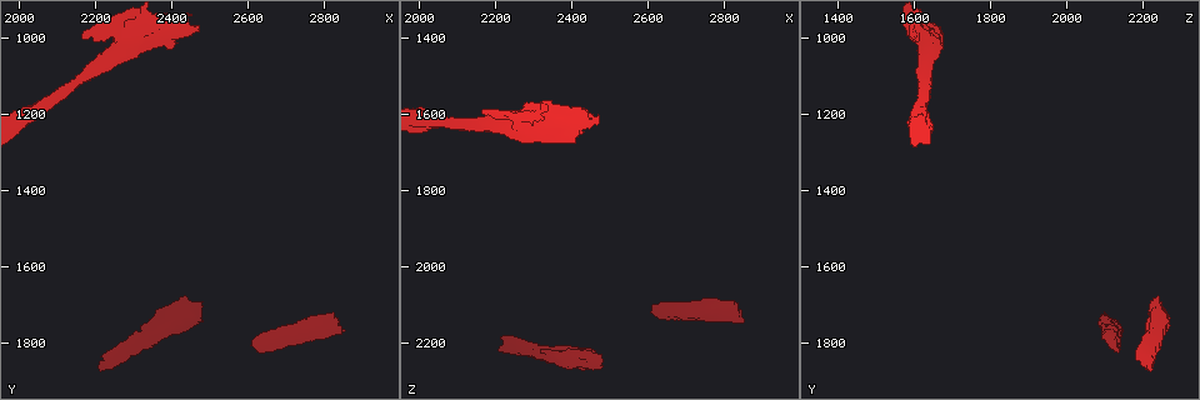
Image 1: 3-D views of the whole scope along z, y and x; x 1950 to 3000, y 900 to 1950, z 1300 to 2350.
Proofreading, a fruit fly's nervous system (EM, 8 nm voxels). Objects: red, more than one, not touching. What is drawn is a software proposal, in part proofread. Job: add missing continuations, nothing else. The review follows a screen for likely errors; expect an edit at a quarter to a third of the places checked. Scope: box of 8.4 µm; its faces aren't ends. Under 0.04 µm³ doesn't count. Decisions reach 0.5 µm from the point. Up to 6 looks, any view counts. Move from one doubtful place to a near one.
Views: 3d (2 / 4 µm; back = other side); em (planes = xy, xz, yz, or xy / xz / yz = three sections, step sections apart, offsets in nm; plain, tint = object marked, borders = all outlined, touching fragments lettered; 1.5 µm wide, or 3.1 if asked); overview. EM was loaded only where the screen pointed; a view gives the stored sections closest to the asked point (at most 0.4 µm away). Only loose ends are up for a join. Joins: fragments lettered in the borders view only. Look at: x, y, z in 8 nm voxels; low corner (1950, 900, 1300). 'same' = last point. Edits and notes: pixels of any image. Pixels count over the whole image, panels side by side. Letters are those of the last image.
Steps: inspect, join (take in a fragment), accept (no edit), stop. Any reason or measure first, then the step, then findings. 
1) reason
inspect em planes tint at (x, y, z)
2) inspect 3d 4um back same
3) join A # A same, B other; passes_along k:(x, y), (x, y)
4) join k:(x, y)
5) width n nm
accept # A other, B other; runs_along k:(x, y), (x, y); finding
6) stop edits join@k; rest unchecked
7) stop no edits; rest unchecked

an open end
inspect em planes borders at (2485, 1700, 2245)

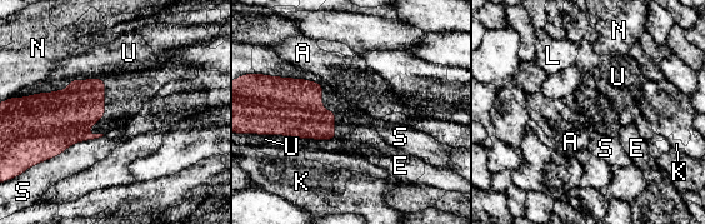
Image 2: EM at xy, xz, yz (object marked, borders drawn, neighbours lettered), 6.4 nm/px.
join U # A other, E other, K other, L other, N other, S other, U same; passes_along 2:(49, 122), (68, 88), (98, 63); the cell continues

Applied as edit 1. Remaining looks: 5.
inspect overview

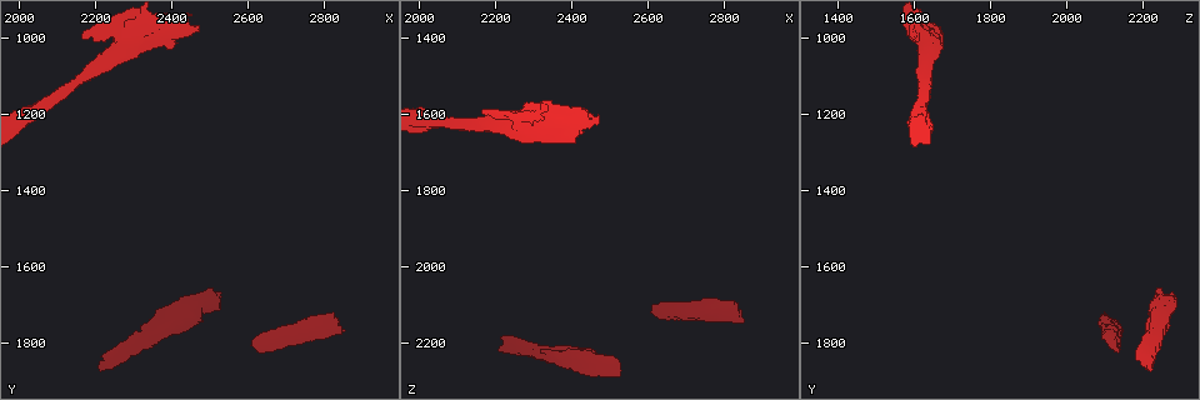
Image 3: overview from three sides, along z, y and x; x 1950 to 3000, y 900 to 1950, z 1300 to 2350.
branch stops here
inspect em xz step 4 tint at (2175, 985, 1595)

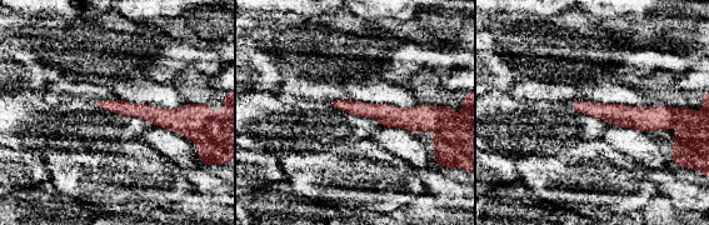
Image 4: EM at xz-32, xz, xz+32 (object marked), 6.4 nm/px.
inspect em xy step 8 borders same

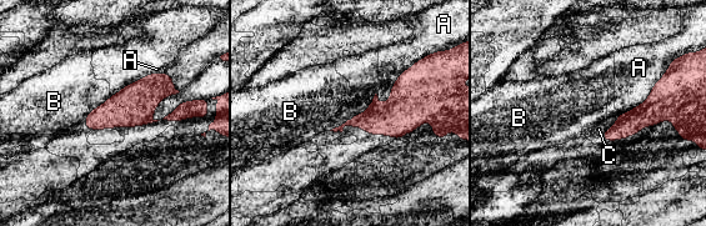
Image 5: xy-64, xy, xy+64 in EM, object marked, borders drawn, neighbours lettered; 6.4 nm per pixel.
accept # A other, B other, C other; border 5:(370, 101), (365, 111), (329, 130); none of them fits

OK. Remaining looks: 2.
stop edits join@2; rest unchecked

